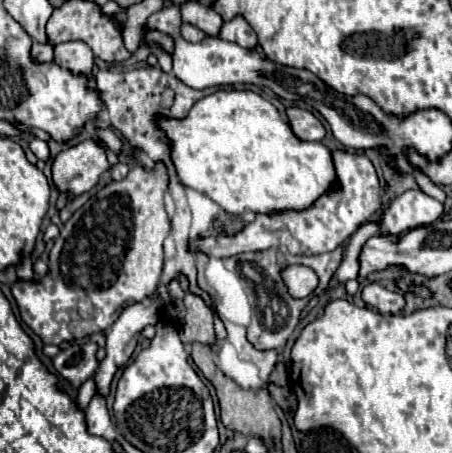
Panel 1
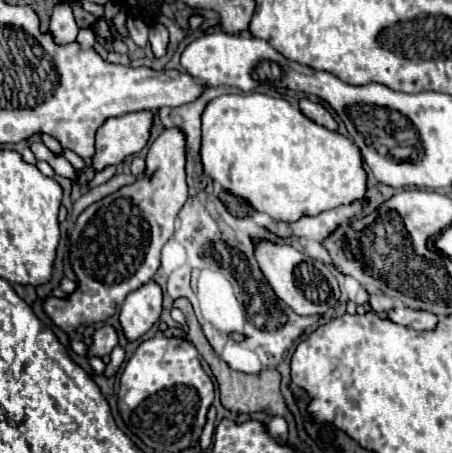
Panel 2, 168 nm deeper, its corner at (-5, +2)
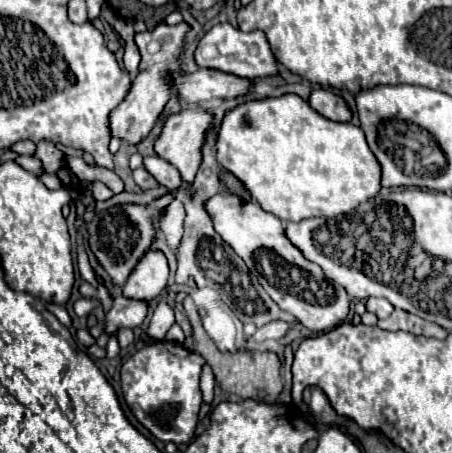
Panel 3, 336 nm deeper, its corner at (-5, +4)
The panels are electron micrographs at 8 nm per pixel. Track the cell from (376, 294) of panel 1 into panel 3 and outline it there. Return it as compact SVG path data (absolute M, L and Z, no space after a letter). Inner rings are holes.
M368 298L366 300L366 310L374 312L378 318L386 318L392 314L394 306L386 298Z

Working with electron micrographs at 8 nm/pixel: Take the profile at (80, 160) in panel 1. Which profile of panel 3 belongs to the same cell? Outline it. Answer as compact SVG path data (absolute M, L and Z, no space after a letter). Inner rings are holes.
M182 22L178 26L160 24L152 32L134 34L134 42L142 54L142 62L140 62L140 68L134 78L130 94L116 110L110 112L110 136L112 138L120 138L120 142L136 146L150 134L150 130L154 128L156 120L160 118L160 114L164 110L164 104L168 102L168 98L172 94L170 84L166 80L166 72L168 72L168 66L180 58L186 32L188 32L188 26Z

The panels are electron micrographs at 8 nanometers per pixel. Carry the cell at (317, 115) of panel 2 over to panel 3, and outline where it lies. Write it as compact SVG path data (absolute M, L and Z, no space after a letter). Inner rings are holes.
M312 90L308 104L318 114L322 114L324 118L334 120L334 122L348 122L352 118L352 114L350 114L348 106L344 104L344 100L336 94L328 92L328 90Z

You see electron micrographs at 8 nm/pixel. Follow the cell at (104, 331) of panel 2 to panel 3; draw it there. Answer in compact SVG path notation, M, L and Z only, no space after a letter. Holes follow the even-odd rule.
M118 296L112 304L112 308L106 312L104 320L104 332L108 336L118 336L120 328L136 328L142 324L146 318L148 304L146 302L136 302L124 296Z

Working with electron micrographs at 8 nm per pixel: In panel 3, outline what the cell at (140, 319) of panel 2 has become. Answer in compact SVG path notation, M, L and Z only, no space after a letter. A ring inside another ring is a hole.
M148 252L124 284L124 296L140 302L152 302L168 282L168 264L162 252Z

